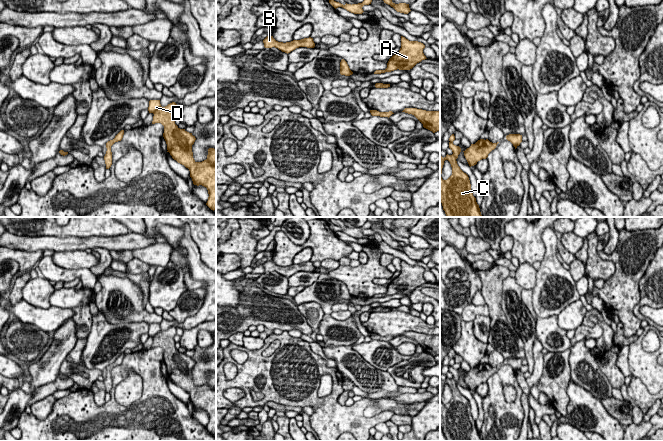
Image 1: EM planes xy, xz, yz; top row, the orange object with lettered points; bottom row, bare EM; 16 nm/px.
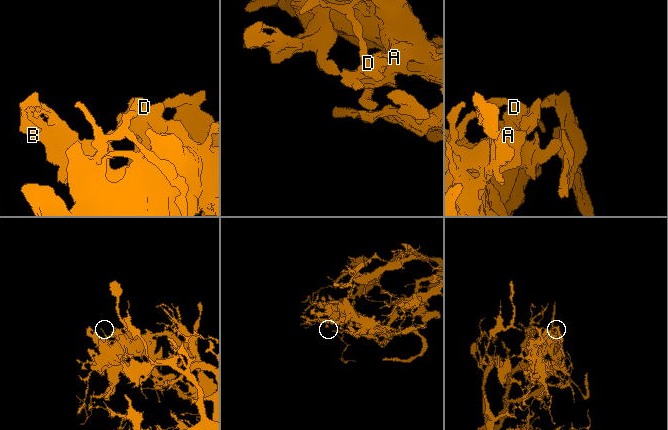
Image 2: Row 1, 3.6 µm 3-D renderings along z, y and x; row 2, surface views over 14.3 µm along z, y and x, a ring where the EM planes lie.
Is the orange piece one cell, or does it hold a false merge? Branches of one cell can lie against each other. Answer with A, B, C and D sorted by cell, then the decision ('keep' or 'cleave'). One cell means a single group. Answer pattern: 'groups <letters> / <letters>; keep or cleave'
groups A B C / D; cleave

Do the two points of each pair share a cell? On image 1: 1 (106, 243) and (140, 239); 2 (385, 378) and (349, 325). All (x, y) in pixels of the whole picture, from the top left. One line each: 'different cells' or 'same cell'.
1: same cell
2: different cells

